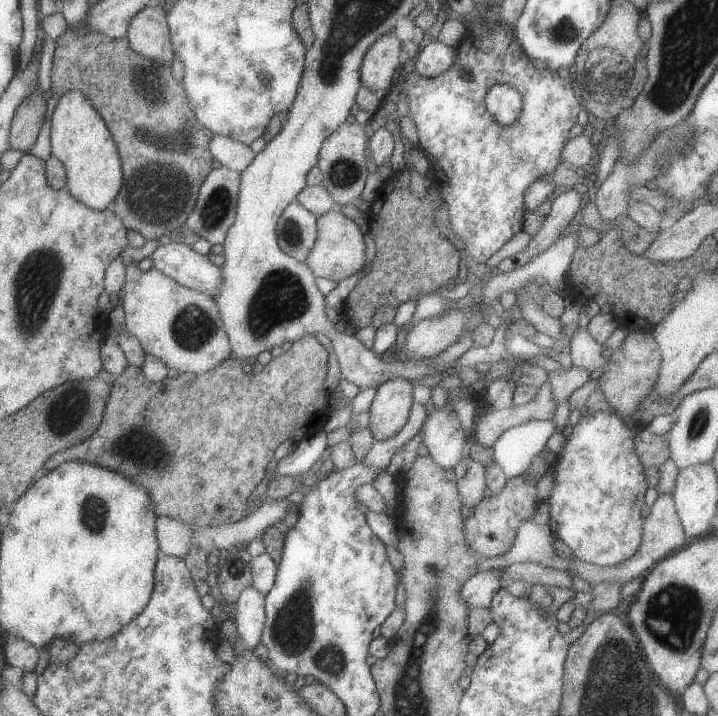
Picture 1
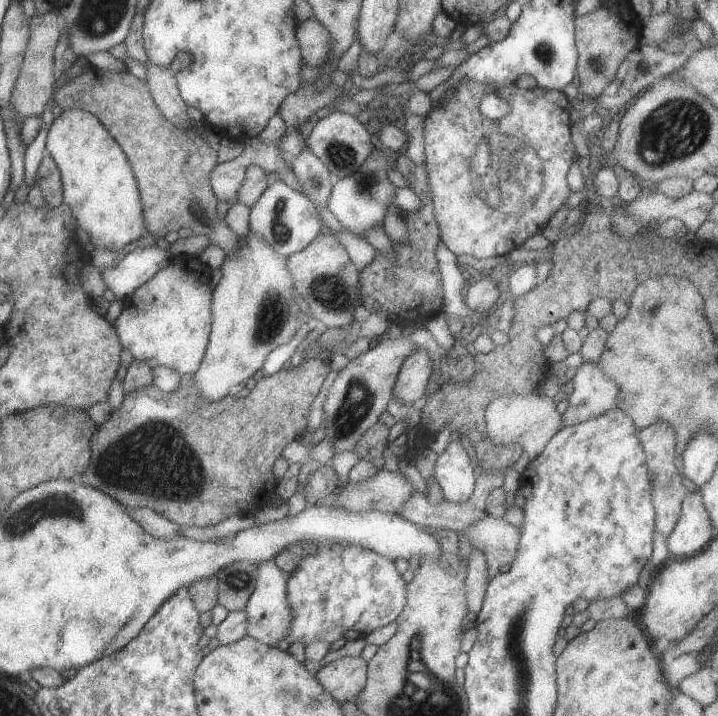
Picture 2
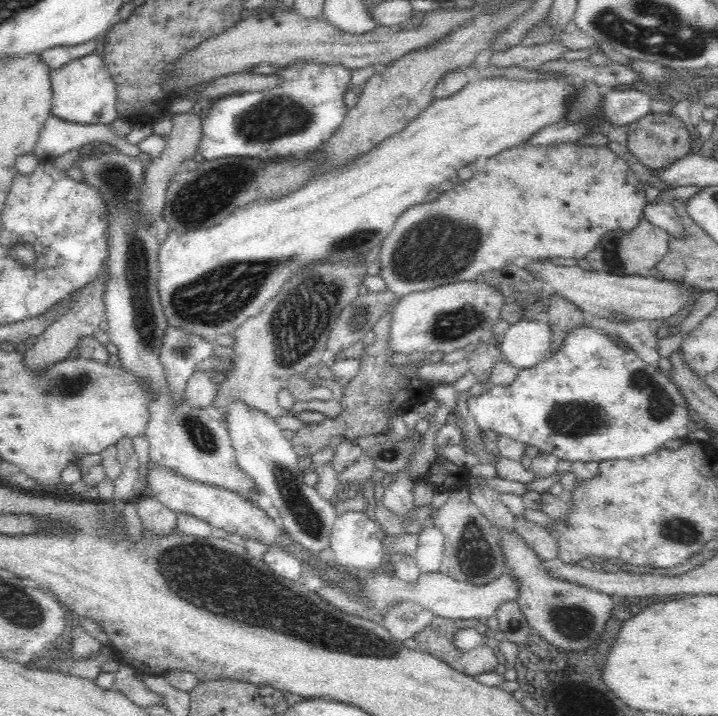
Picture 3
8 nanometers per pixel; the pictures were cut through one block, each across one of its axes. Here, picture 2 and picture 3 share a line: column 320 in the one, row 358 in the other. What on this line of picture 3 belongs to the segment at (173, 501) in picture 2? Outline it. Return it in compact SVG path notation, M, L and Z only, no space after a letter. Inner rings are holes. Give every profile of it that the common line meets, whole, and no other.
M398 299L373 326L375 340L372 344L365 346L360 355L358 374L347 380L347 384L342 388L343 397L340 399L342 412L337 417L328 417L318 425L304 425L289 440L299 456L313 455L336 435L345 436L347 440L350 440L354 437L378 435L390 431L391 426L385 410L395 410L394 412L399 416L404 411L430 400L432 389L428 382L417 377L418 367L410 364L391 365L386 362L386 359L394 353L389 349L388 338L390 338L391 314L397 302Z

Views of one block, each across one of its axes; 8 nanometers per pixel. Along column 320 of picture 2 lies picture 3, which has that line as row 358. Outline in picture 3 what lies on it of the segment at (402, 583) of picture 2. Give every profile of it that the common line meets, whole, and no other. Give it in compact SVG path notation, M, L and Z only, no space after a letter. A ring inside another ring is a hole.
M580 325L574 330L570 330L570 334L566 336L566 340L562 343L562 346L552 354L549 354L546 359L540 361L538 364L531 366L527 369L519 369L518 376L506 386L494 385L490 386L488 390L485 390L482 394L476 397L468 397L466 399L467 408L470 414L474 417L480 430L492 430L499 435L510 437L518 442L524 443L526 446L536 446L542 453L553 454L562 460L569 460L570 462L582 461L582 462L601 462L605 460L618 460L624 458L638 458L646 456L646 454L652 454L656 449L660 449L668 440L674 440L674 438L687 437L690 428L687 426L688 407L687 400L680 392L678 385L674 383L669 375L660 369L652 365L646 364L634 350L630 348L622 348L618 343L604 333L603 331L590 328L588 325Z

